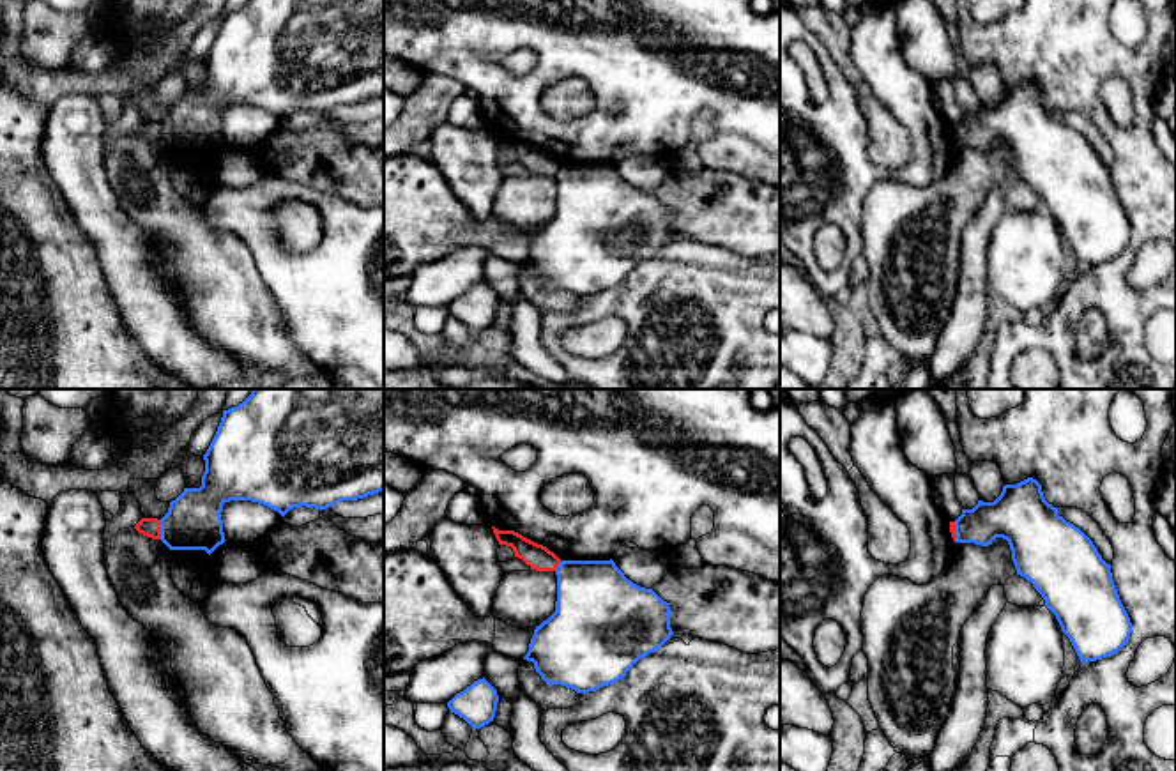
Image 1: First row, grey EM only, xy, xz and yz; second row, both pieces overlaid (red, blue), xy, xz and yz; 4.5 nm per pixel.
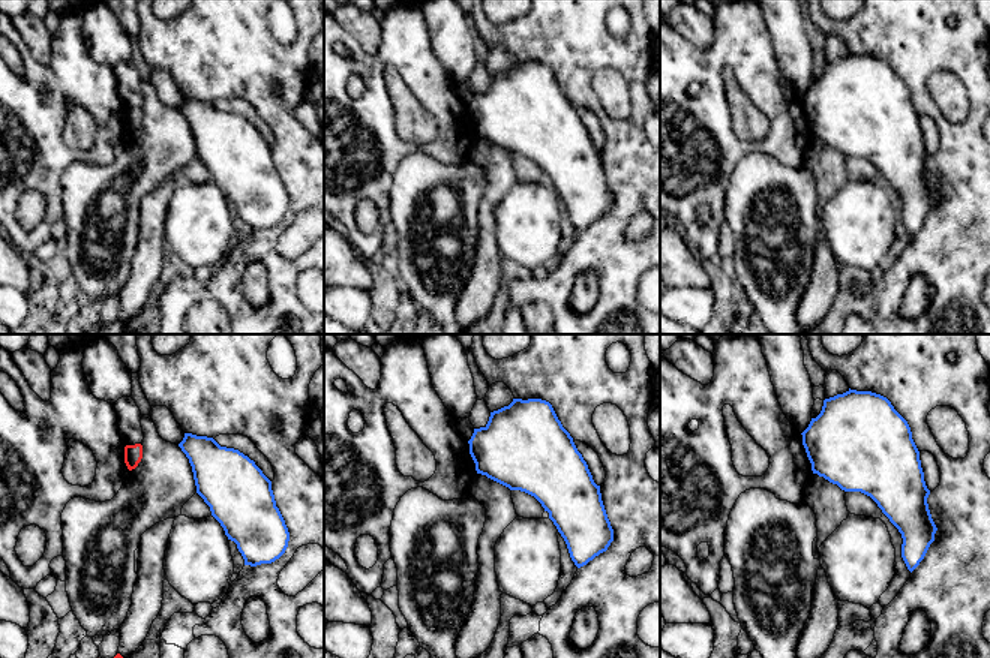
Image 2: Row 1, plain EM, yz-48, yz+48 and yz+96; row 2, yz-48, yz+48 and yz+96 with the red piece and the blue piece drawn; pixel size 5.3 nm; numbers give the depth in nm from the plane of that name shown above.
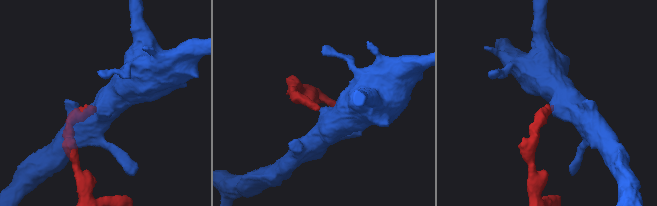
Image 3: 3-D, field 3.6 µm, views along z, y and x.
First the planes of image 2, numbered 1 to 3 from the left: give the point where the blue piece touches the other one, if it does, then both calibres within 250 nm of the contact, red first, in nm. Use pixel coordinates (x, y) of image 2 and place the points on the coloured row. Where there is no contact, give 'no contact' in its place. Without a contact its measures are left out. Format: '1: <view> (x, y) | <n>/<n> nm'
1: no contact
2: no contact
3: no contact

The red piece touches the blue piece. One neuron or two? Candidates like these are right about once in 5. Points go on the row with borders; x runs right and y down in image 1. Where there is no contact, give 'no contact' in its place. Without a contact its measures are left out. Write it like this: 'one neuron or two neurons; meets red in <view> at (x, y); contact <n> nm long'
two neurons; meets red in xy at (160, 529); contact 90 nm long

